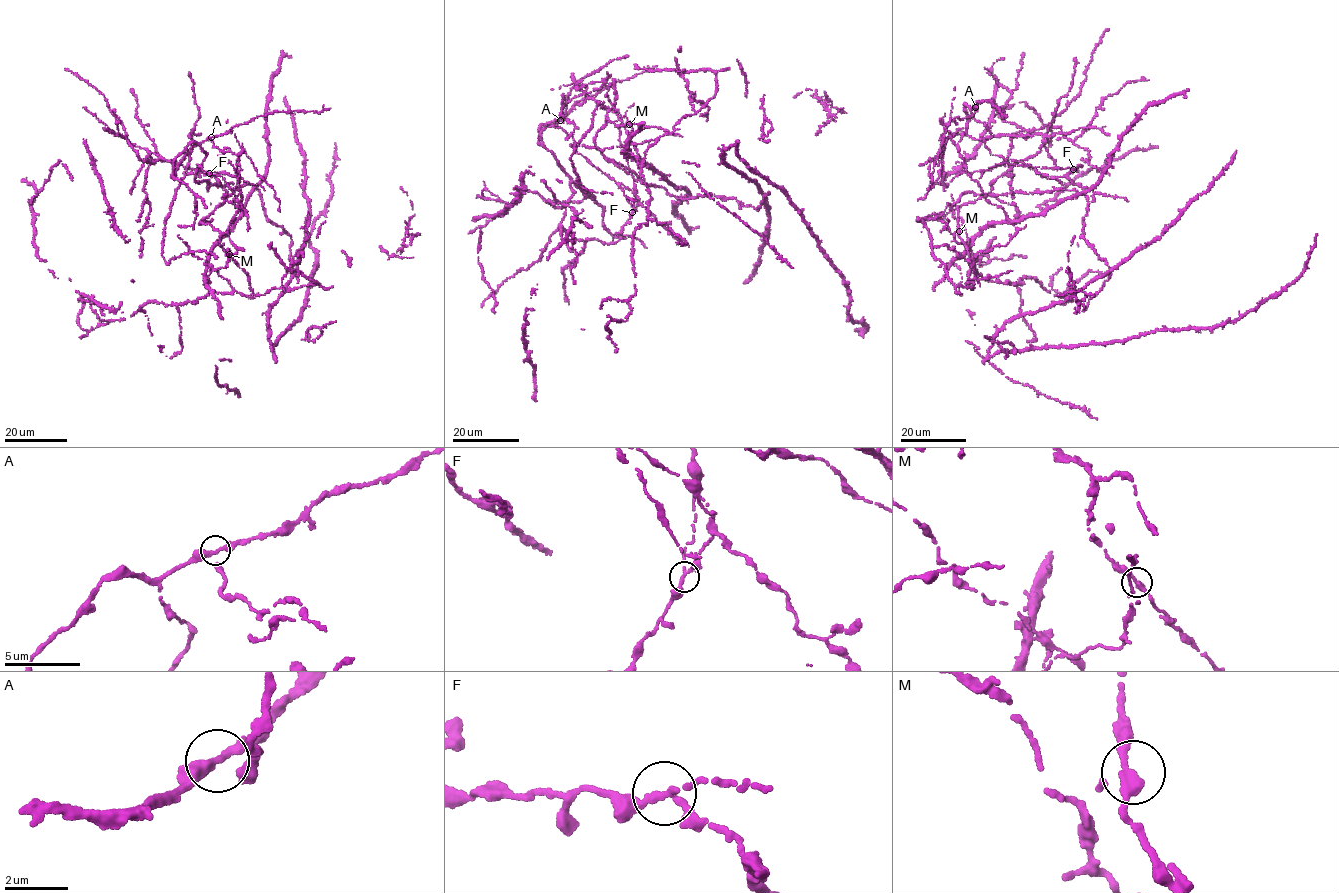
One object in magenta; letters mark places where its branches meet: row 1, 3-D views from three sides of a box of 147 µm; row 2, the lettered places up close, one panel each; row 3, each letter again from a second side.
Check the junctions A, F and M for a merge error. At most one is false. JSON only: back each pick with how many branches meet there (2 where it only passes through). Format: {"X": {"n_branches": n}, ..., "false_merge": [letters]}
{"F": {"n_branches": 3}, "false_merge": ["F"]}

